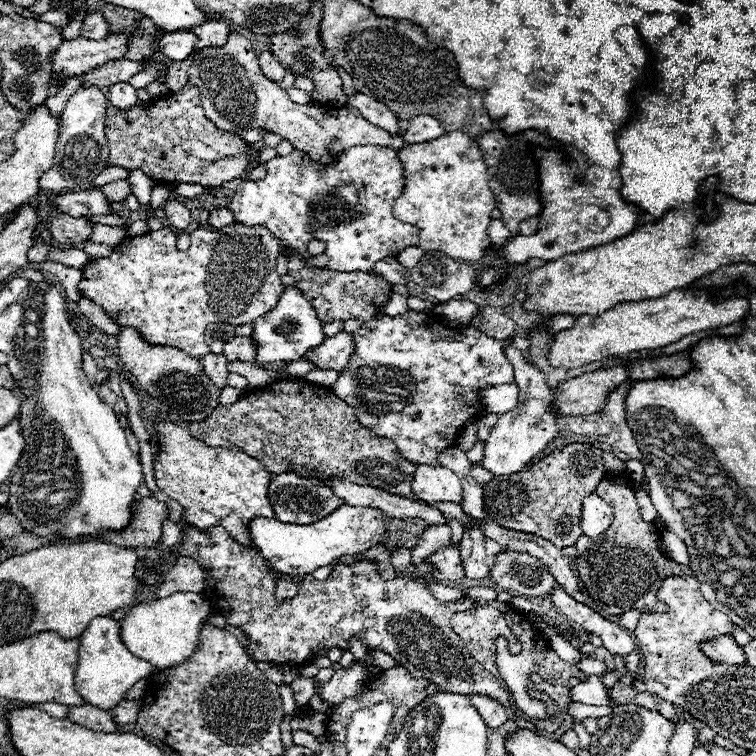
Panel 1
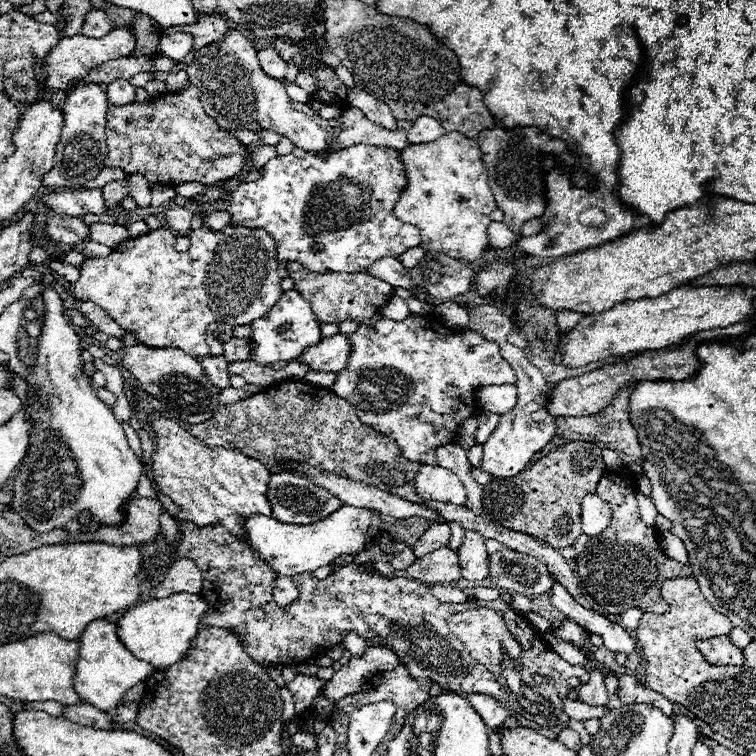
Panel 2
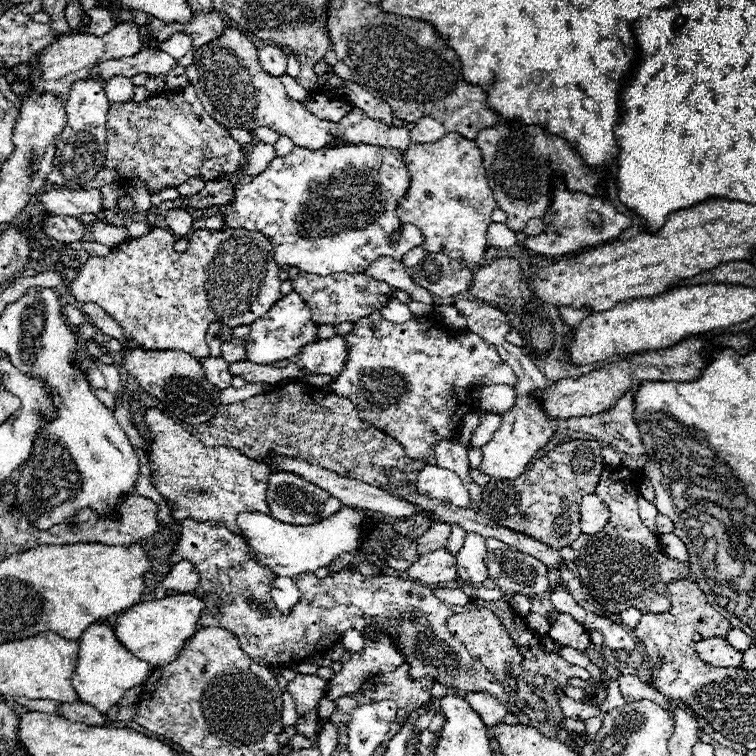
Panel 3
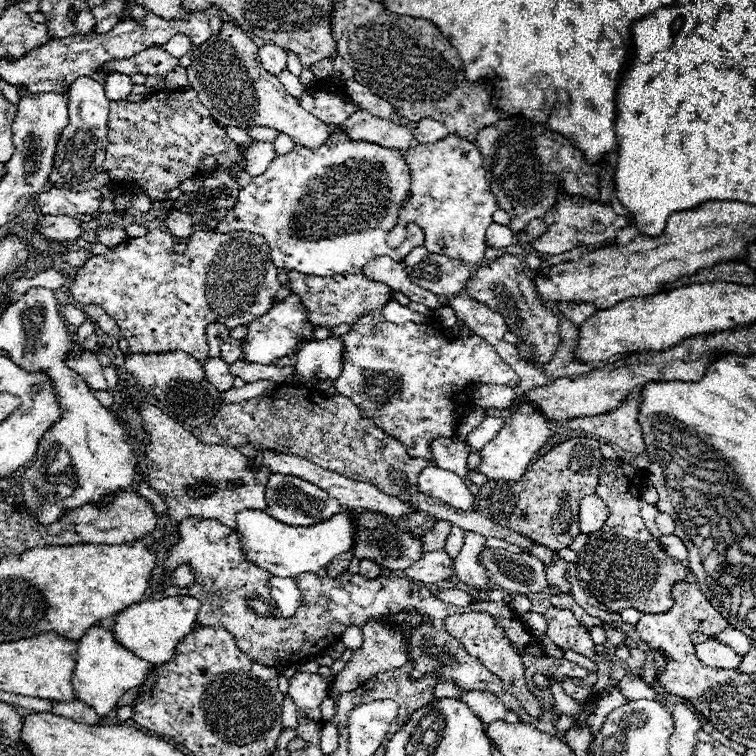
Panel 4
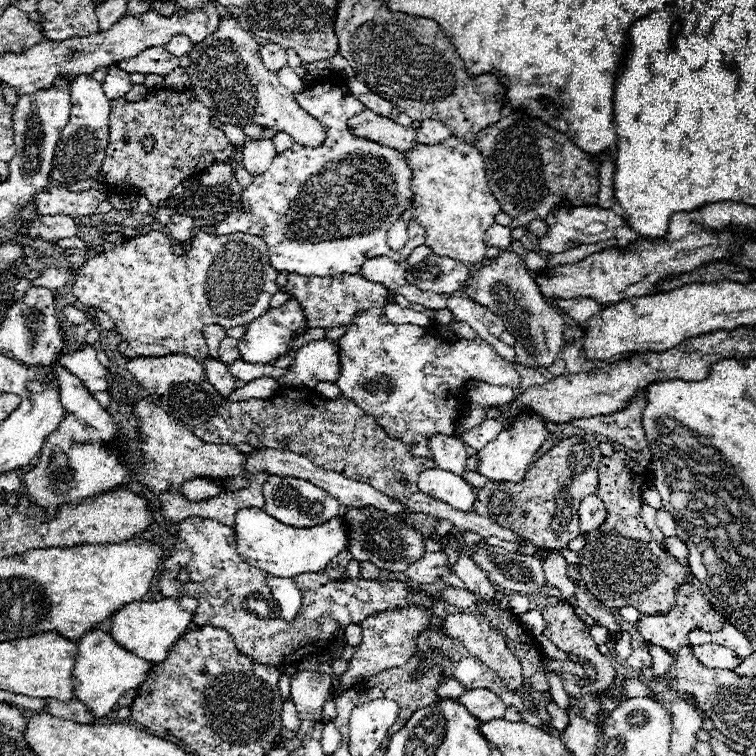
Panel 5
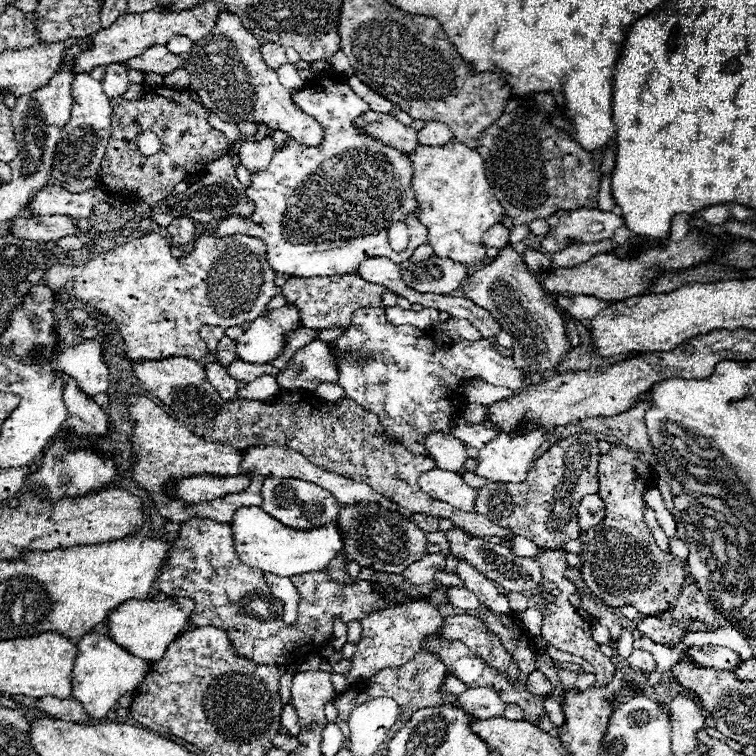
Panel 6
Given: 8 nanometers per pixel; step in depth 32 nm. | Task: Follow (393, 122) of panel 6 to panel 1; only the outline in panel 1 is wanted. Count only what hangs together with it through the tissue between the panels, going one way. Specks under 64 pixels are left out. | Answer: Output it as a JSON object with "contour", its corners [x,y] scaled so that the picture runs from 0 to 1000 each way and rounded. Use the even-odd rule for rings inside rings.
{"contour":[[[307,42],[304,50],[302,50],[302,58],[296,58],[294,63],[267,63],[267,66],[262,66],[262,71],[257,74],[257,87],[249,90],[249,103],[265,119],[265,132],[267,132],[267,143],[270,143],[272,156],[278,156],[278,161],[283,161],[294,175],[320,175],[320,172],[331,172],[331,169],[349,169],[349,172],[357,172],[357,175],[373,180],[392,198],[405,201],[407,209],[413,209],[415,214],[423,214],[423,217],[437,217],[450,204],[455,204],[460,196],[468,196],[474,192],[501,192],[529,198],[537,190],[532,180],[516,180],[505,169],[484,161],[479,156],[479,151],[460,138],[447,143],[444,148],[429,148],[418,138],[392,138],[392,135],[386,135],[381,130],[378,119],[370,116],[370,111],[354,106],[347,98],[347,93],[341,87],[341,74],[339,74],[331,53],[325,53],[315,42]]]}

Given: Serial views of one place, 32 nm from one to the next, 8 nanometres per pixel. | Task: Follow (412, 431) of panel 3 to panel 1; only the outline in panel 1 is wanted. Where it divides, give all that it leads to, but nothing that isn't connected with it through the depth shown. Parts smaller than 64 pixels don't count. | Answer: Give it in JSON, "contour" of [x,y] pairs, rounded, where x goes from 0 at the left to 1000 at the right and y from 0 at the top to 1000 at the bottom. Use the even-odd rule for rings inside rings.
{"contour":[[[537,410],[526,421],[505,418],[503,423],[487,423],[468,442],[468,450],[468,471],[463,474],[463,481],[452,487],[450,500],[439,508],[439,519],[468,542],[481,566],[489,566],[503,579],[519,582],[529,601],[548,614],[579,614],[579,601],[601,590],[608,571],[606,566],[640,545],[635,519],[656,508],[680,505],[677,481],[667,471],[667,458],[675,456],[675,446],[653,450],[627,434],[598,434],[574,413],[558,415]]]}

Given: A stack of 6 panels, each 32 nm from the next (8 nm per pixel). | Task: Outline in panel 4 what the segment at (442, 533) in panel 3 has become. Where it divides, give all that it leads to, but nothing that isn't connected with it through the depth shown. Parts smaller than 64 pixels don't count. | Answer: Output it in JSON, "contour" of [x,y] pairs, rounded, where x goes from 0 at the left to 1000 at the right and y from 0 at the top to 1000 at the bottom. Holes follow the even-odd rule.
{"contour":[[[577,690],[577,693],[571,696],[571,701],[563,704],[563,706],[556,712],[556,717],[558,717],[558,730],[574,730],[574,728],[587,725],[590,712],[593,712],[593,706],[595,706],[595,698],[598,698],[598,696],[590,693],[590,690]]]}

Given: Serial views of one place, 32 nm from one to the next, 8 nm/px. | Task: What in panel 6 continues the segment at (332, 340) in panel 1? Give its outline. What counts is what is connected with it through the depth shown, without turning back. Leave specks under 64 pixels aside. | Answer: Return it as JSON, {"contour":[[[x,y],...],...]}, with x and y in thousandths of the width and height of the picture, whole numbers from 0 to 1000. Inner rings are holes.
{"contour":[[[415,450],[397,460],[365,503],[373,516],[415,516],[426,505],[447,505],[447,484],[437,452]]]}

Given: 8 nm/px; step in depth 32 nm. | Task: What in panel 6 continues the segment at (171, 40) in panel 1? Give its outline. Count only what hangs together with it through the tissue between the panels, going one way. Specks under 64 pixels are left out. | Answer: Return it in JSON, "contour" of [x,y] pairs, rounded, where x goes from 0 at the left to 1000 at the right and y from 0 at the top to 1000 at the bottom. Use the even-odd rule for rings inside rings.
{"contour":[[[230,48],[230,50],[220,58],[220,63],[222,63],[228,71],[238,74],[238,71],[246,71],[246,69],[254,66],[254,56],[251,56],[246,48]]]}

